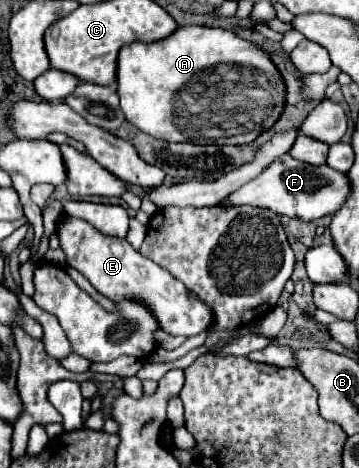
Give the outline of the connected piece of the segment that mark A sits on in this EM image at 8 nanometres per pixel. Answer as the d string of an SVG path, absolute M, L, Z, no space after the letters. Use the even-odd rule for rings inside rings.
M179 26L175 30L175 34L169 34L165 40L159 40L159 42L131 42L123 50L119 50L119 58L117 58L117 94L119 94L119 100L121 100L121 110L125 114L125 120L135 124L139 130L143 130L145 134L149 134L153 138L167 140L167 142L195 142L195 144L219 144L219 146L223 146L223 144L249 144L263 130L269 130L275 124L275 120L279 118L281 110L283 110L285 84L281 80L279 70L269 60L269 56L263 50L259 50L253 42L241 40L231 30L223 30L223 28ZM219 86L225 92L221 96L217 96Z

